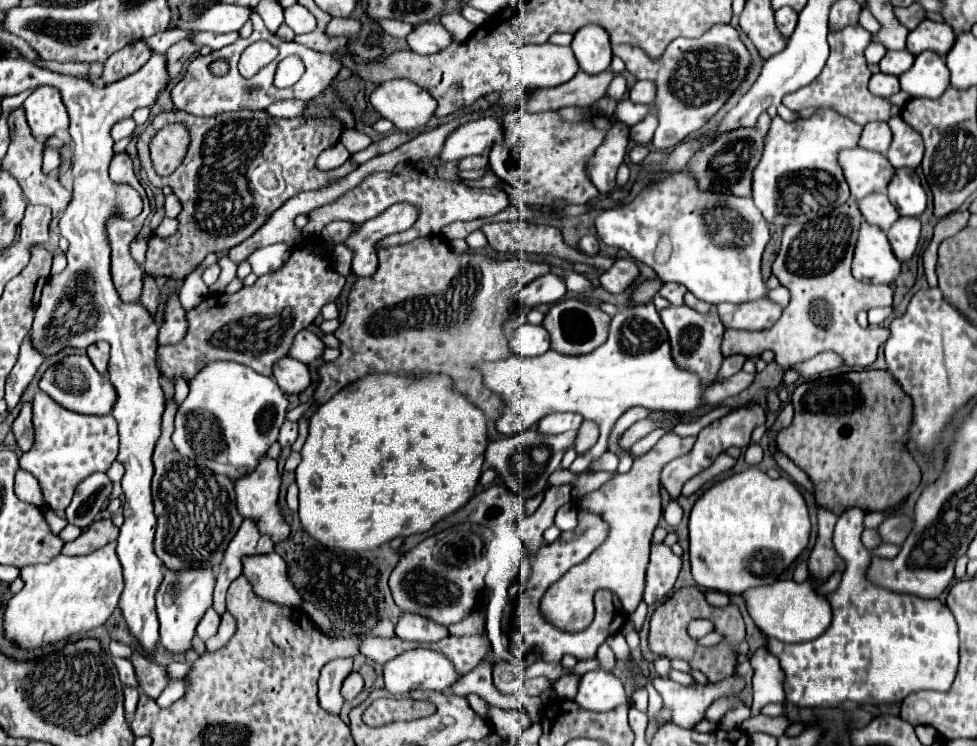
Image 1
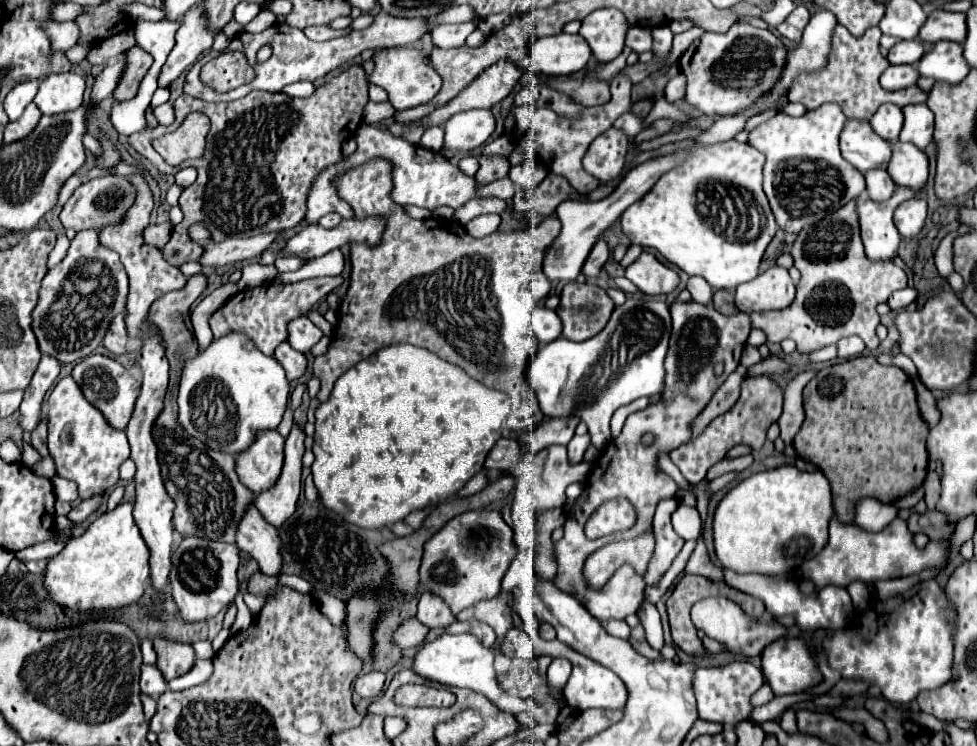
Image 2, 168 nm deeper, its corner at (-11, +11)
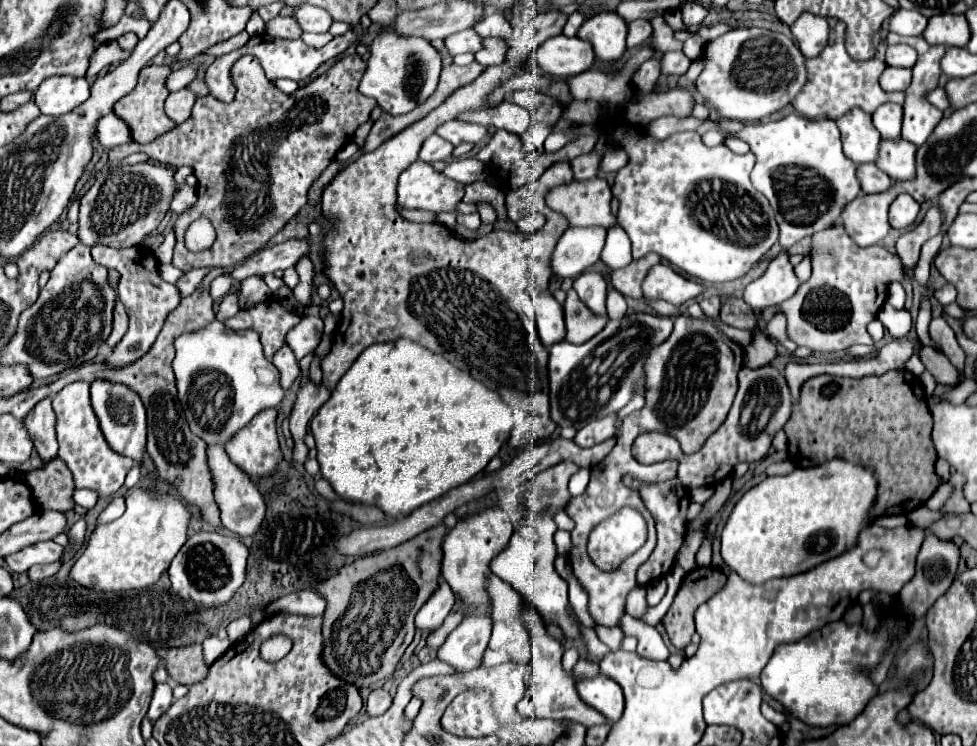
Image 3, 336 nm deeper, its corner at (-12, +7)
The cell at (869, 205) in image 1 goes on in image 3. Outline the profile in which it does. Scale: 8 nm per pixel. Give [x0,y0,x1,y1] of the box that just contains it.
[856,163,892,193]

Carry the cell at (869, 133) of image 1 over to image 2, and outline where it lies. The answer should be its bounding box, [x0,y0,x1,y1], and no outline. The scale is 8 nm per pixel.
[869,103,903,143]

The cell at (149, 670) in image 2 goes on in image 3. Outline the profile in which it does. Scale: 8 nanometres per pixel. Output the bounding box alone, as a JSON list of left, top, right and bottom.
[148,683,172,721]

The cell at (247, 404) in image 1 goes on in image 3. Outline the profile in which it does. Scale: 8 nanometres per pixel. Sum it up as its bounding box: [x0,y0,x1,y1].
[172,321,284,445]

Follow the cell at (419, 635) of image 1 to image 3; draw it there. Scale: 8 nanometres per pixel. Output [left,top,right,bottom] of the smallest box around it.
[416,581,454,631]

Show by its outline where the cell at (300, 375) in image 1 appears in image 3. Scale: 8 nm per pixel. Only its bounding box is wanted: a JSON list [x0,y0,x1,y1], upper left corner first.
[272,345,300,389]

